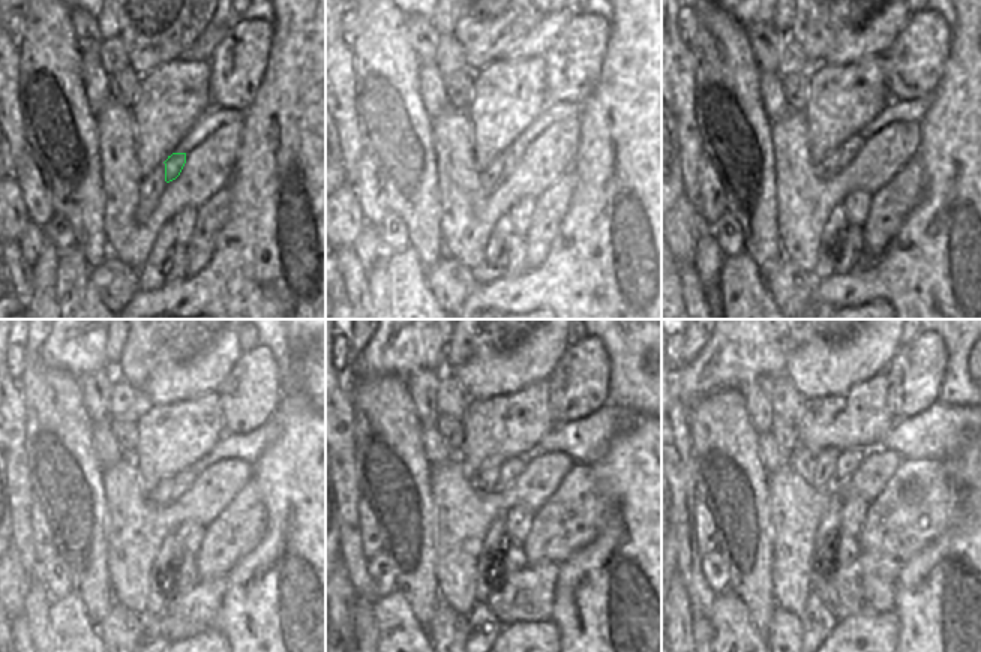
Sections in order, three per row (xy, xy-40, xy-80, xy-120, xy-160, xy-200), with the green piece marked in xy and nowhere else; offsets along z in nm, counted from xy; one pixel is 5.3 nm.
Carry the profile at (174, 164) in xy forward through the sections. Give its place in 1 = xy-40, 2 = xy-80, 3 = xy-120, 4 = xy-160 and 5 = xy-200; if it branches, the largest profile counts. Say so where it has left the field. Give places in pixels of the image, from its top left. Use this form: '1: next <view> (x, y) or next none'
1: next xy-40 (513, 153)
2: next xy-80 (849, 149)
3: next xy-120 (183, 480)
4: next xy-160 (510, 468)
5: next xy-200 (849, 460)

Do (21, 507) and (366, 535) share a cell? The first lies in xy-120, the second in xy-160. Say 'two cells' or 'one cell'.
two cells

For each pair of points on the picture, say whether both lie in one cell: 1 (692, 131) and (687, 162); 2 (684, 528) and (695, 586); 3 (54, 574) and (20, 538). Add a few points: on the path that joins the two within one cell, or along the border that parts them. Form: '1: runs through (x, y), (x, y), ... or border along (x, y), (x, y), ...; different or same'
1: runs through (689, 138), (689, 155); same
2: runs through (687, 543), (690, 571); same
3: border along (36, 561), (32, 577); different

